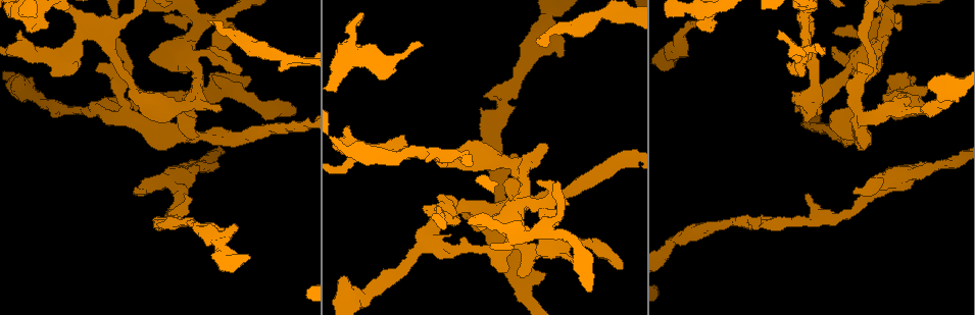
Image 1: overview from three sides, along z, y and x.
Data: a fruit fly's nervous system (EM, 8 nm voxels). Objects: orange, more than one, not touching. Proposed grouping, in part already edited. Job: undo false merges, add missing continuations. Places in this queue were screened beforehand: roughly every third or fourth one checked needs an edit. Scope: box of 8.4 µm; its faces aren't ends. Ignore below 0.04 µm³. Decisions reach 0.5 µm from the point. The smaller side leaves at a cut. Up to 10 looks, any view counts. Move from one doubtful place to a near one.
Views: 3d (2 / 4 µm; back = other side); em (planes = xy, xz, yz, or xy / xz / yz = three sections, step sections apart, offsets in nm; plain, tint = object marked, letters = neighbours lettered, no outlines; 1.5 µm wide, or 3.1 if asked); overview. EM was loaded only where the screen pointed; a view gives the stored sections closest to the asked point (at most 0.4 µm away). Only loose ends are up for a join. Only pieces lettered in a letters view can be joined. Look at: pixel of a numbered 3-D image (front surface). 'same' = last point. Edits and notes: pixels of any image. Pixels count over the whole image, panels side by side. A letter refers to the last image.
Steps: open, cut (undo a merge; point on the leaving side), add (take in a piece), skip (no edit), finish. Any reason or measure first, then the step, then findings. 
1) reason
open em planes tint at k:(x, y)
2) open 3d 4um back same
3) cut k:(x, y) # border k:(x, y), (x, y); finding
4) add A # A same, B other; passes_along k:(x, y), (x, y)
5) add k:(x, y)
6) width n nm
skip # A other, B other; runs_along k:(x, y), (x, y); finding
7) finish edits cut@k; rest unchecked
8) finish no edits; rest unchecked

open 3d 4um at 1:(912, 83)

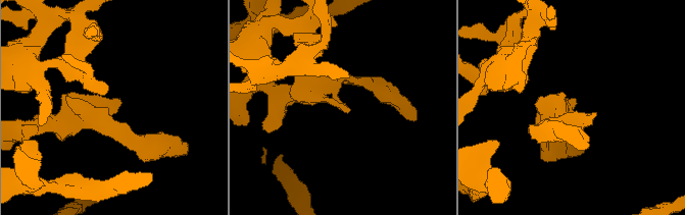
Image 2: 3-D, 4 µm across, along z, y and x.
shape alone is not enough
open em planes letters at 2:(349, 111)

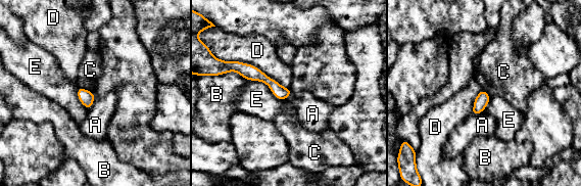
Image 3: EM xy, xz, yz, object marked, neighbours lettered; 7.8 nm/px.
width 110 nm
skip # A other, B other, C other, D other, E other; runs_along 3:(237, 63), (288, 93); no lettered piece goes on from it

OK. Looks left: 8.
branch stops here
open 3d 4um at 1:(547, 150)

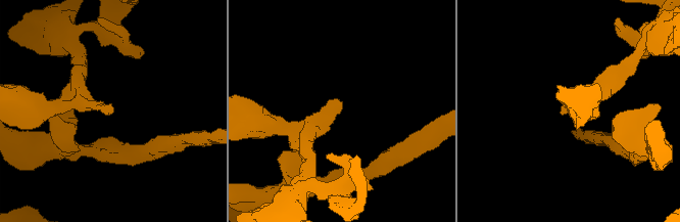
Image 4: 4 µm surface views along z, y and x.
shape alone is not enough
open em xz step 4 letters at 4:(111, 112)

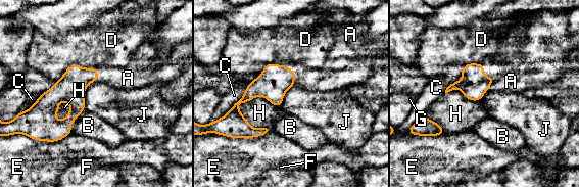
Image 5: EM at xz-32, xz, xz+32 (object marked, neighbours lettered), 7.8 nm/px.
add A # A same, B other, C other, D other, E other, F other, G other, H other, J other; passes_along 5:(70, 88), (97, 77), (128, 78); it goes on there

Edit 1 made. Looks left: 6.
open overview

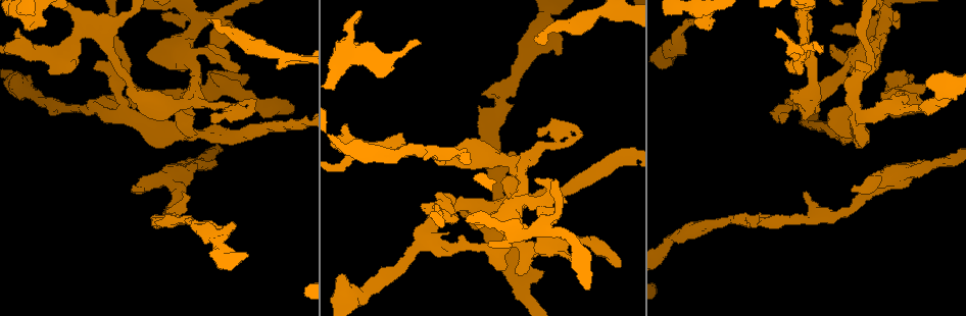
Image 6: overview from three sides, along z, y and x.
an open end
open 3d 2um at 6:(805, 192)

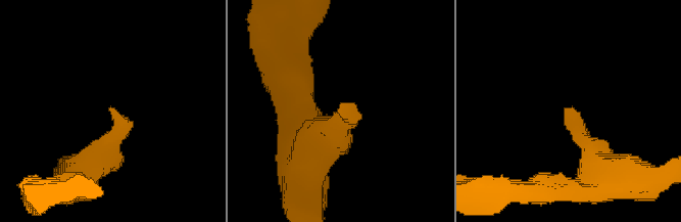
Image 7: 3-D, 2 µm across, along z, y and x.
open em planes letters at 7:(110, 105)

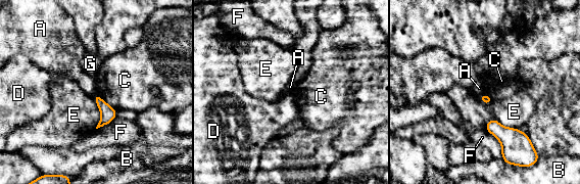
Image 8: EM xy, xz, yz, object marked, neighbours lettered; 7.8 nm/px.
skip # A other, B other, C other, D other, E other, F other, G other; border 8:(486, 93), (479, 96); no lettered piece goes on from it

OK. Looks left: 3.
an open end
open em xz step 8 tint at 6:(231, 227)

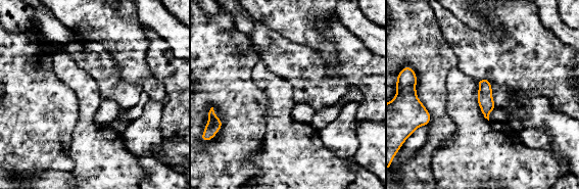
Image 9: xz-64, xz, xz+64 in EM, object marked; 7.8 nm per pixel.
another direction
open em planes letters same

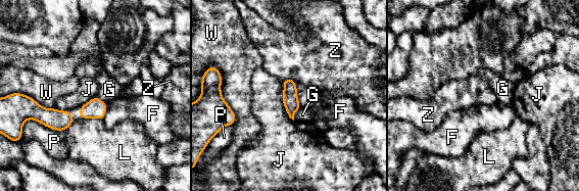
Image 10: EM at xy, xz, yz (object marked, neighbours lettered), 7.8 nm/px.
skip # F other, G other, J other, L other, P other, W other, Z other; no lettered piece goes on from it

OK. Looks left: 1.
finish edits add@5; rest unchecked

